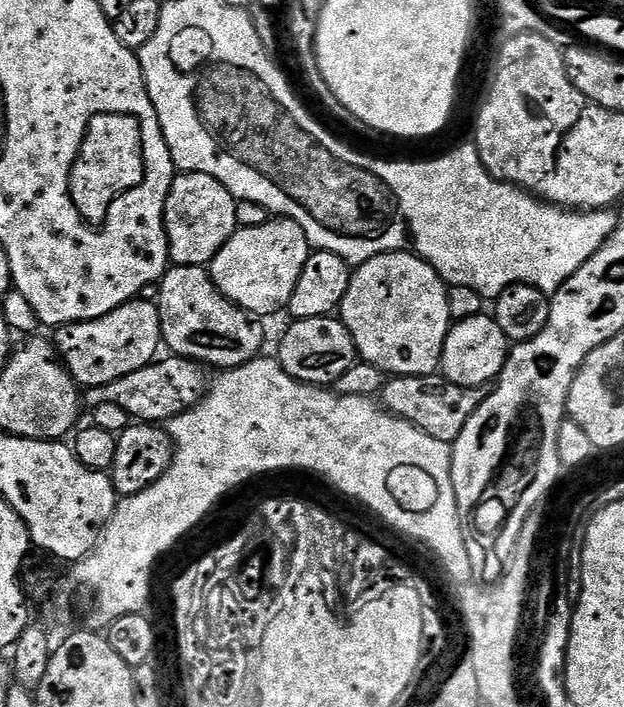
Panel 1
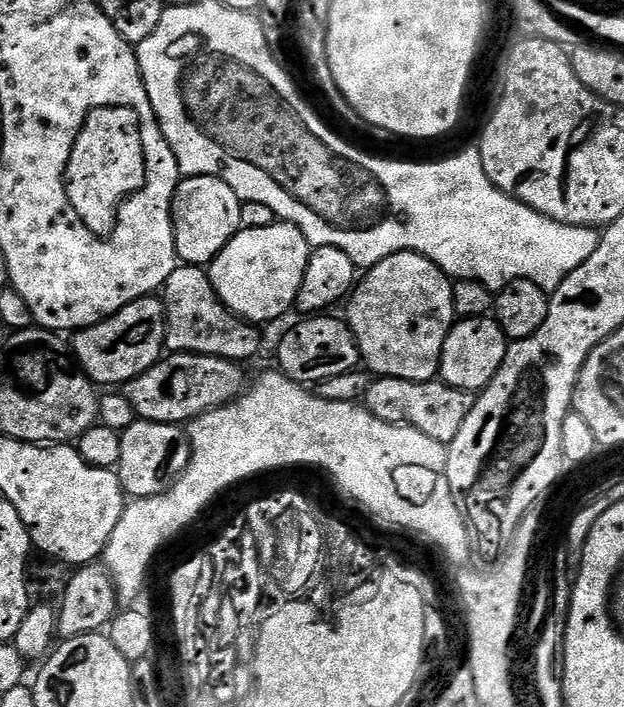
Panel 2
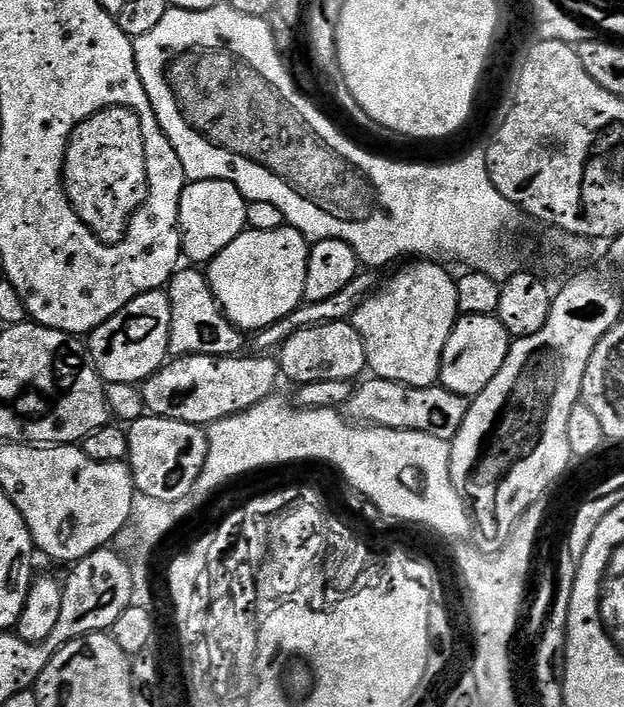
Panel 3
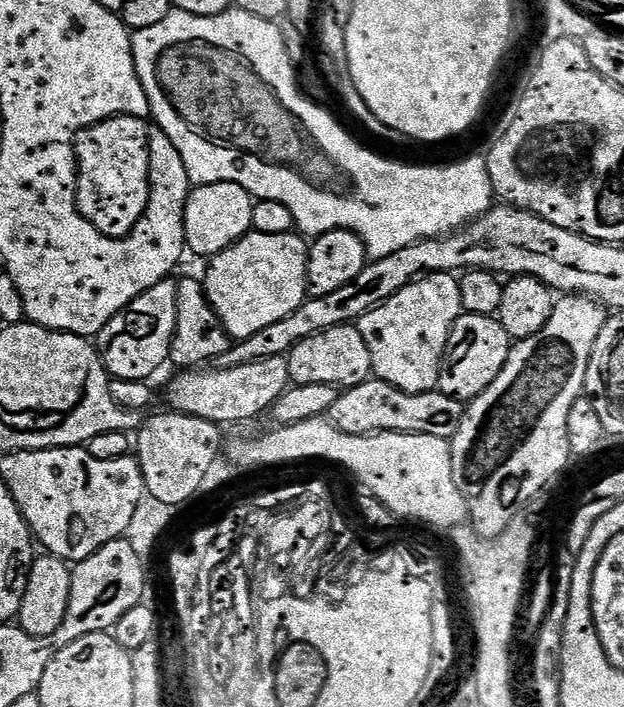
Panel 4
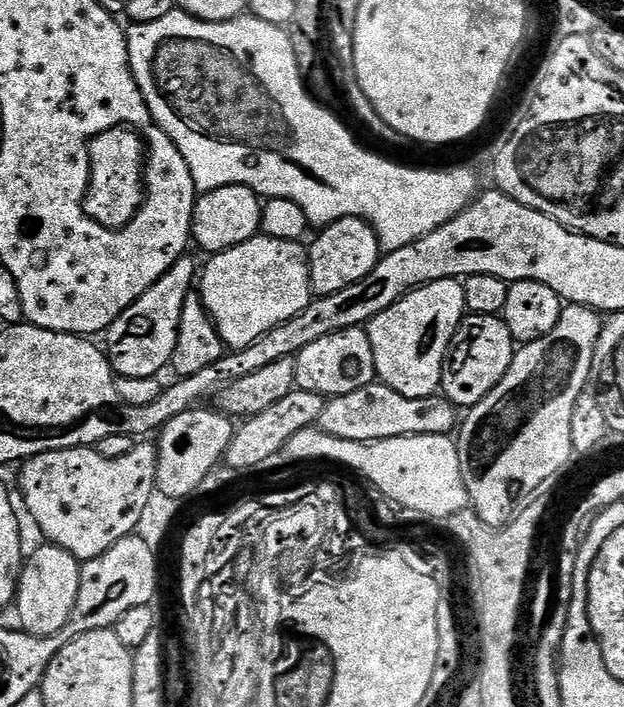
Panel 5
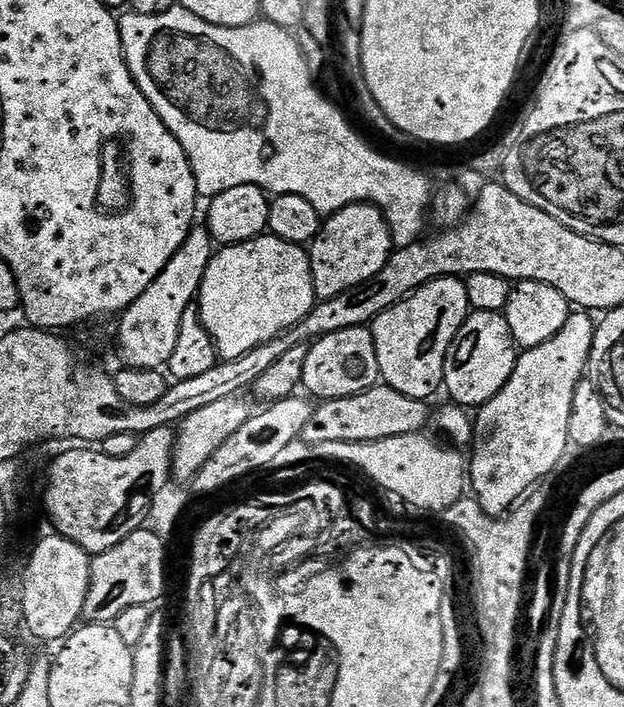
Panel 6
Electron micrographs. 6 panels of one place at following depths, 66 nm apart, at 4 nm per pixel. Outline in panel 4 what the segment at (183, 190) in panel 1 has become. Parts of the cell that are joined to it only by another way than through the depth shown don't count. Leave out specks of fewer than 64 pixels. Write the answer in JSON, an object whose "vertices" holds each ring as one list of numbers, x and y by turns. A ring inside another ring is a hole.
{"vertices":[[234,182,198,184,188,193,184,215,184,243,187,251,196,256,211,258,236,244,252,231,254,197]]}

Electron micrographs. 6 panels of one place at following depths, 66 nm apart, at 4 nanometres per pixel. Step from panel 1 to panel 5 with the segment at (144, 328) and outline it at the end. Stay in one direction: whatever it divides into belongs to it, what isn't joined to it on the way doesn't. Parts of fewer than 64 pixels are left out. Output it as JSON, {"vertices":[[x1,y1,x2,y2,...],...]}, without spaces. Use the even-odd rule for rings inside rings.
{"vertices":[[185,254,164,277,138,302,134,302,108,328,106,333,106,355,112,363,112,371,117,376,126,378,159,377,163,368,167,369,172,362,174,346,180,329,182,306,193,291,198,280,198,264]]}

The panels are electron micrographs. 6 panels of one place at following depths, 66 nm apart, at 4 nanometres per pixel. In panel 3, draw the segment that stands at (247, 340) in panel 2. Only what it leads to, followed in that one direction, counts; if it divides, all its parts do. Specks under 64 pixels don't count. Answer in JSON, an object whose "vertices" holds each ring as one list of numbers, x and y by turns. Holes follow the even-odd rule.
{"vertices":[[192,266,181,267,168,281,166,291,172,311,168,350,173,357,235,356,245,351,245,333,241,332,235,324,231,324,228,317,224,315,224,309,212,293,212,288,208,285,208,277,203,271]]}

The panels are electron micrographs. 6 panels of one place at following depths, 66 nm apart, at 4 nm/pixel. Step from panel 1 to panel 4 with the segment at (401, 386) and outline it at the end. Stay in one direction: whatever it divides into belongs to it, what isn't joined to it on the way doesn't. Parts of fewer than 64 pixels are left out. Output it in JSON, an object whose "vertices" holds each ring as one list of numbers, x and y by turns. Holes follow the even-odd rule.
{"vertices":[[370,378,358,386,343,389,338,402,330,406,326,419,338,430,355,436,371,436,377,432,397,432,398,434,422,434,451,442,454,434,458,434,458,426,462,426,465,407,465,401,456,400,439,390,410,394,406,390,398,390,390,386,390,382]]}

